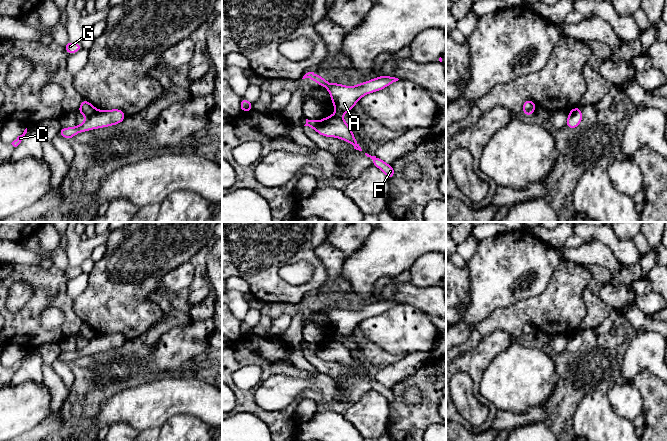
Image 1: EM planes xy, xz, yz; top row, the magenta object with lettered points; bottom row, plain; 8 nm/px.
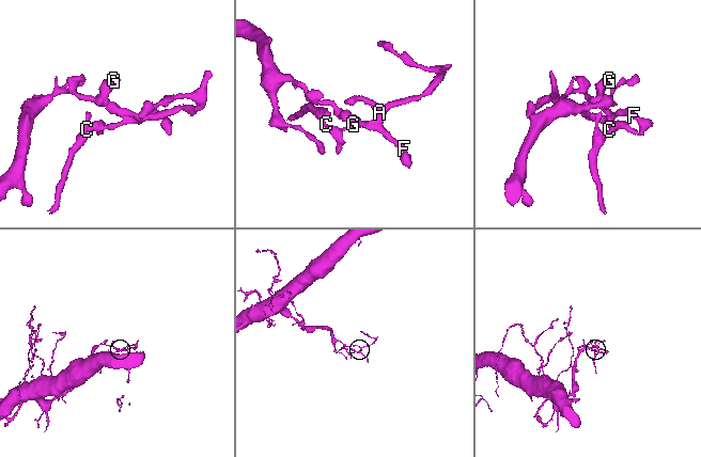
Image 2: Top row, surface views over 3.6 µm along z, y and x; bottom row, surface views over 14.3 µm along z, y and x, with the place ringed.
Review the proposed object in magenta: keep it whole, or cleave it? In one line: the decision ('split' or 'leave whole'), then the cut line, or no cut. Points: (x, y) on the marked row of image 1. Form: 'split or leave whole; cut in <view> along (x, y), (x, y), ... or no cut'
split; cut in xy along (96, 110), (86, 118)

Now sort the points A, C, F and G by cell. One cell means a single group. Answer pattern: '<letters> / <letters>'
A C F / G

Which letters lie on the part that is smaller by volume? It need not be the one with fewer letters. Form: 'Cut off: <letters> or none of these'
Cut off: A, C, F

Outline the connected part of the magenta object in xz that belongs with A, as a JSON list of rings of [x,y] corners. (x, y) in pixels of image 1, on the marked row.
[[[314,72],[306,73],[302,79],[310,78],[317,84],[328,89],[335,107],[335,114],[330,115],[319,121],[315,128],[316,132],[325,137],[337,137],[341,140],[350,142],[354,149],[362,151],[356,141],[349,125],[344,121],[342,115],[354,108],[354,105],[361,97],[366,94],[384,89],[388,85],[398,81],[398,78],[387,75],[380,76],[369,80],[368,82],[359,83],[356,86],[348,87],[335,82],[332,85],[326,79]]]

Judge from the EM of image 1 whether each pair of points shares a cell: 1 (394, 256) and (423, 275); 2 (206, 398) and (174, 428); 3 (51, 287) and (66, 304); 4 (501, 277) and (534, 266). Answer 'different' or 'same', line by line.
1: different
2: different
3: same
4: same

